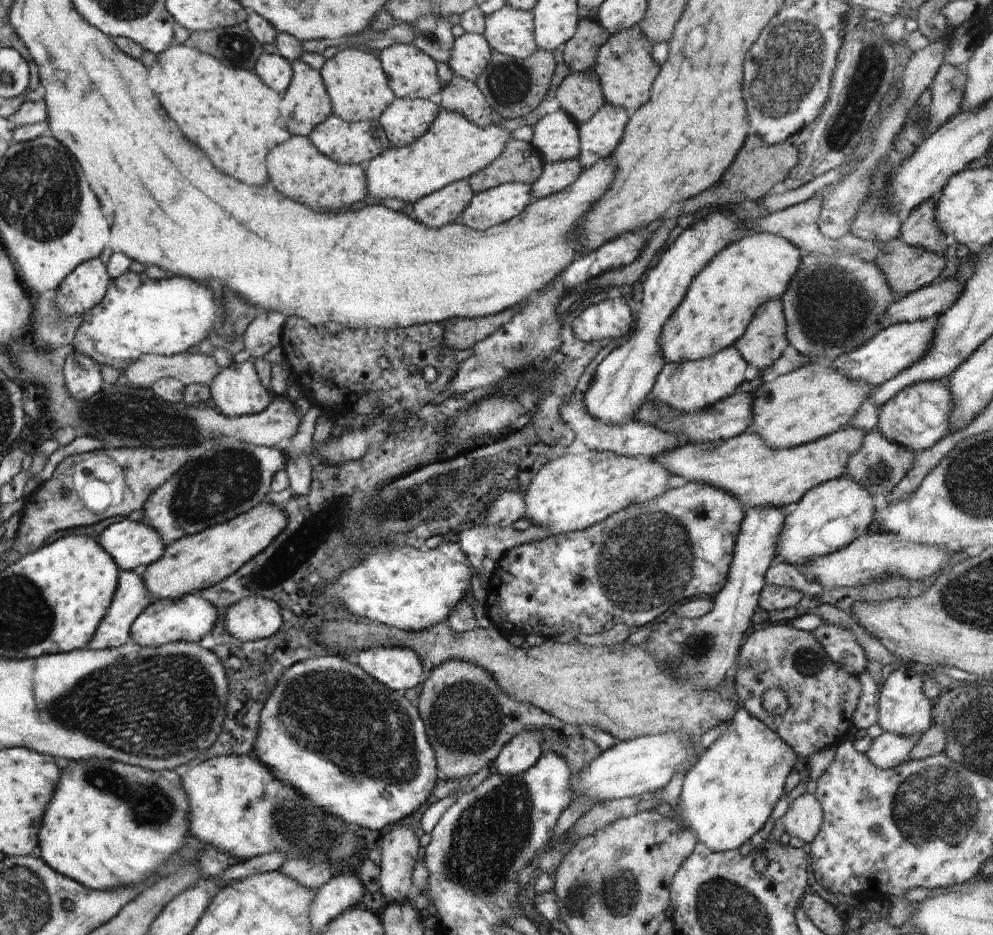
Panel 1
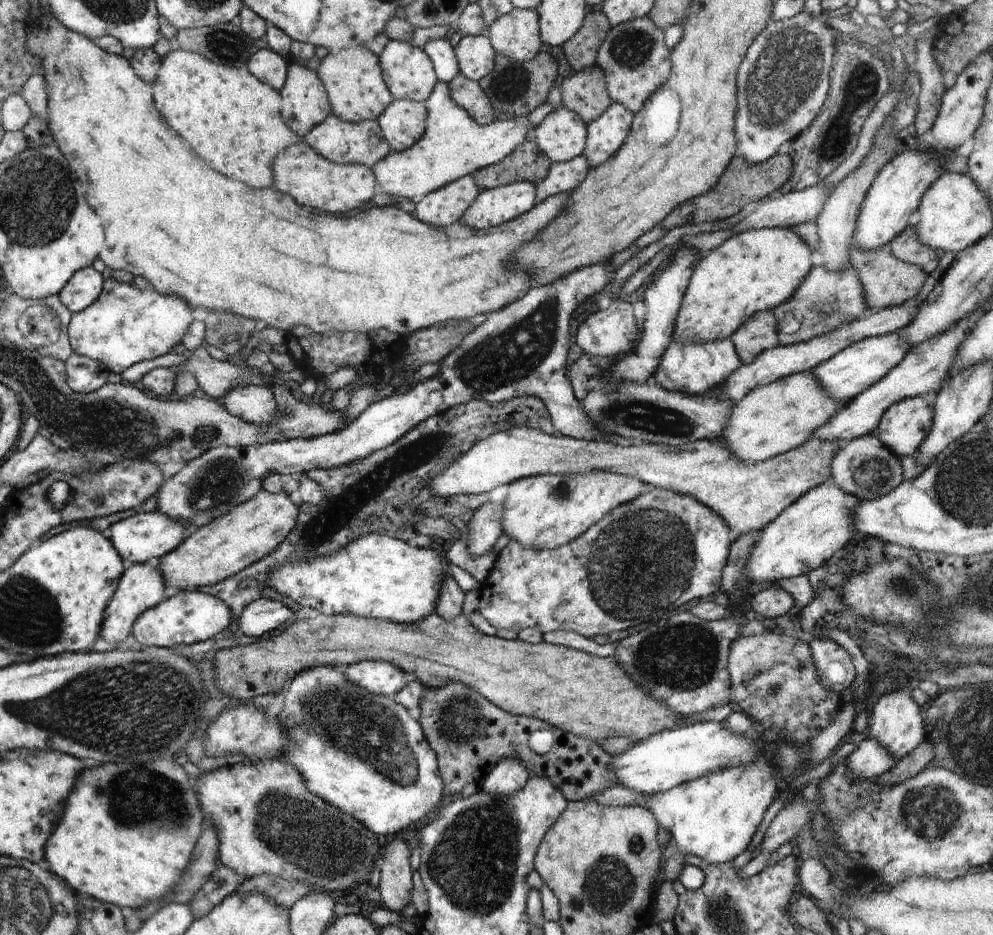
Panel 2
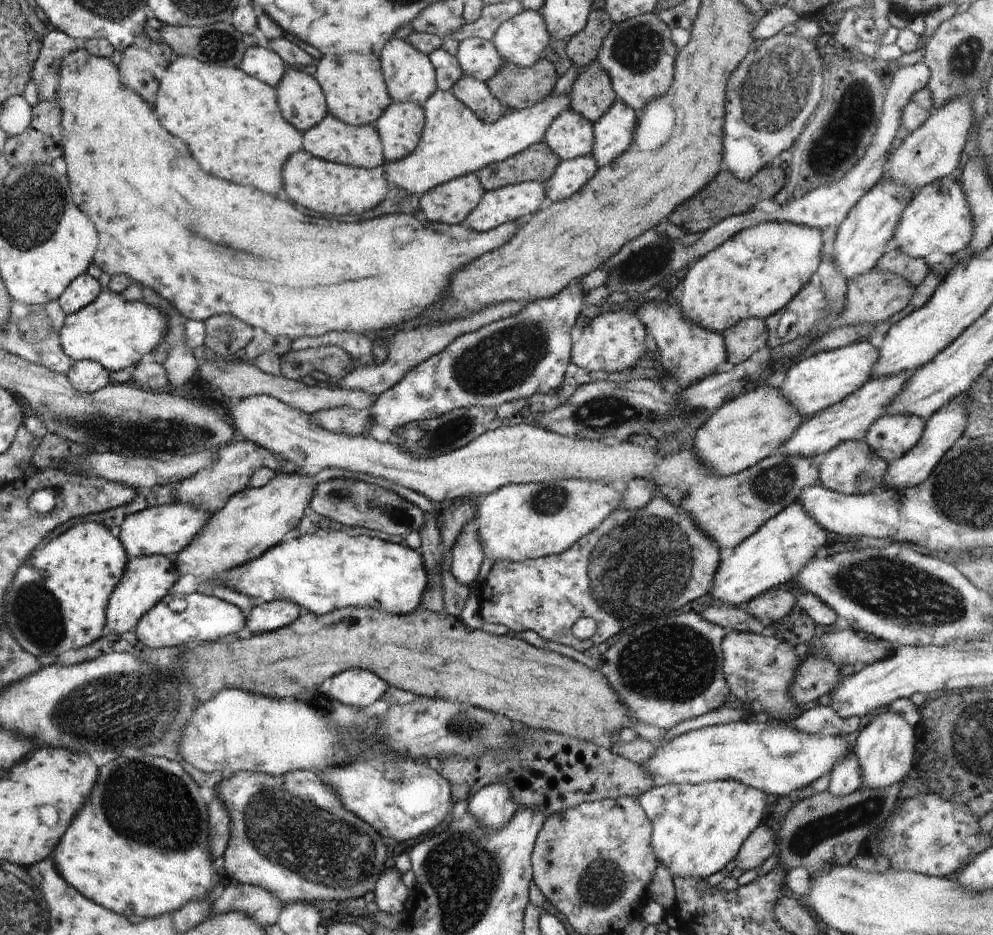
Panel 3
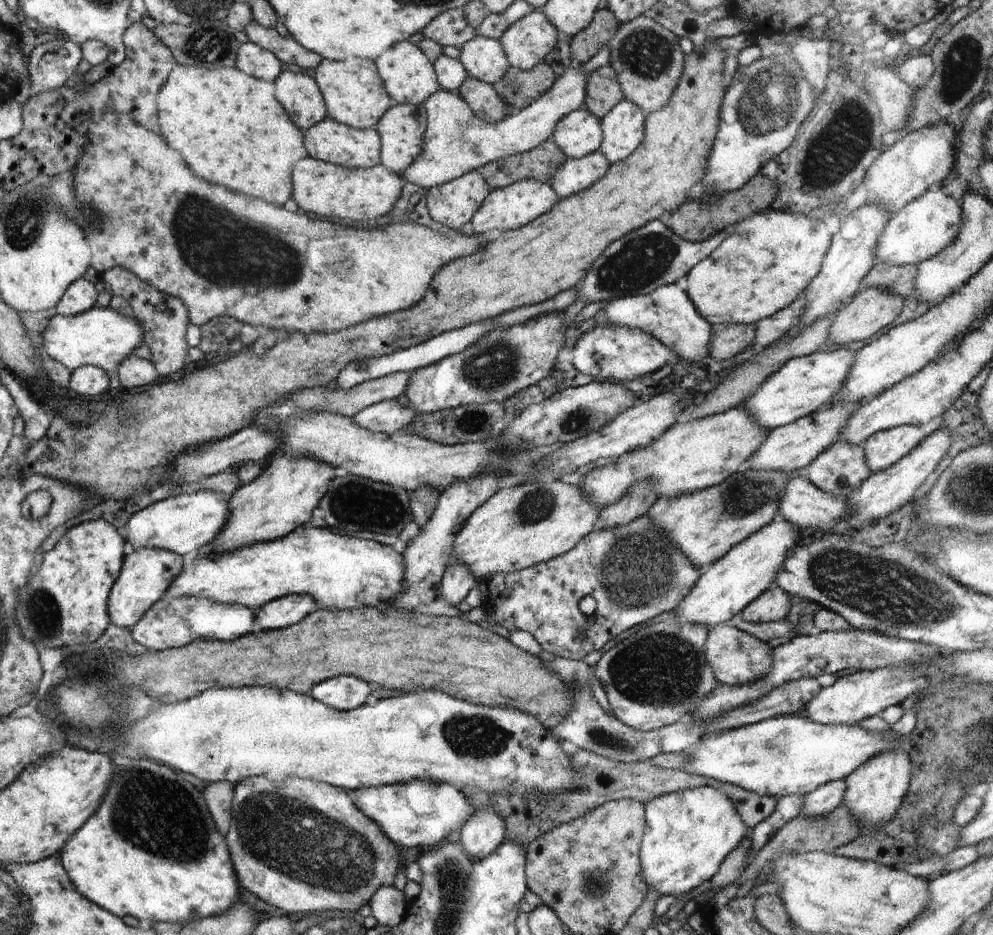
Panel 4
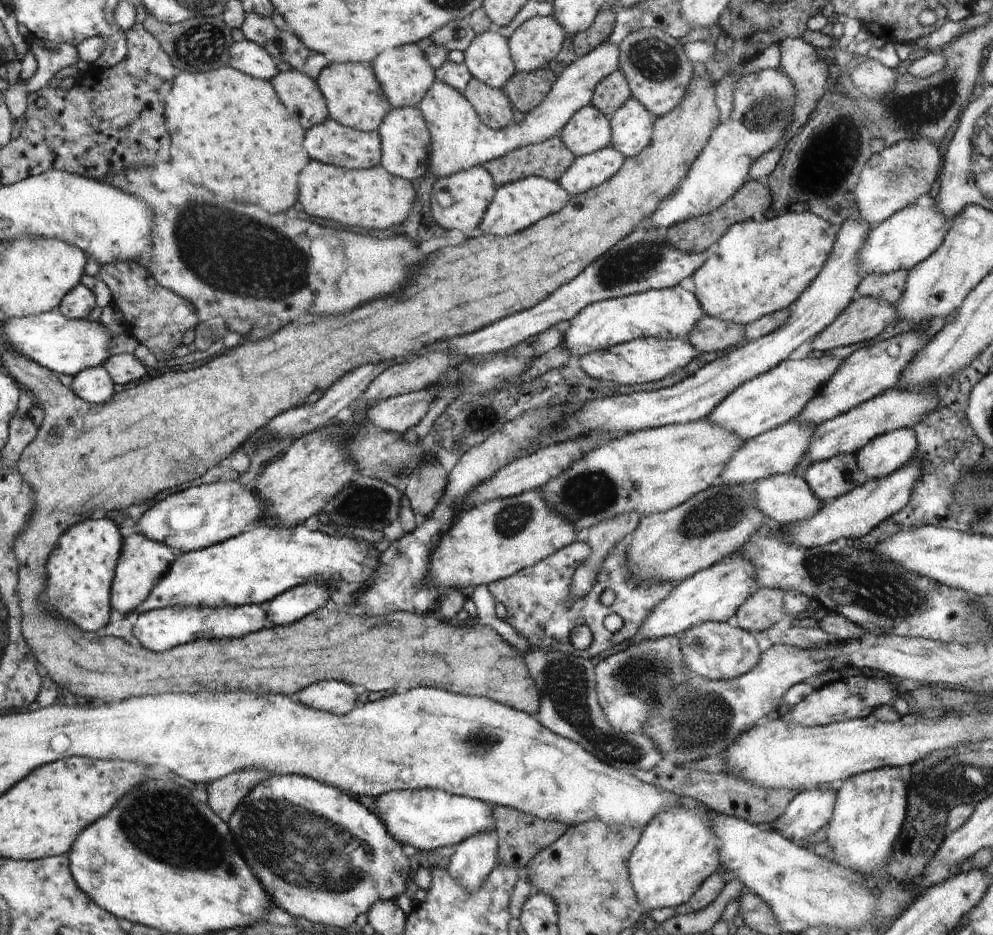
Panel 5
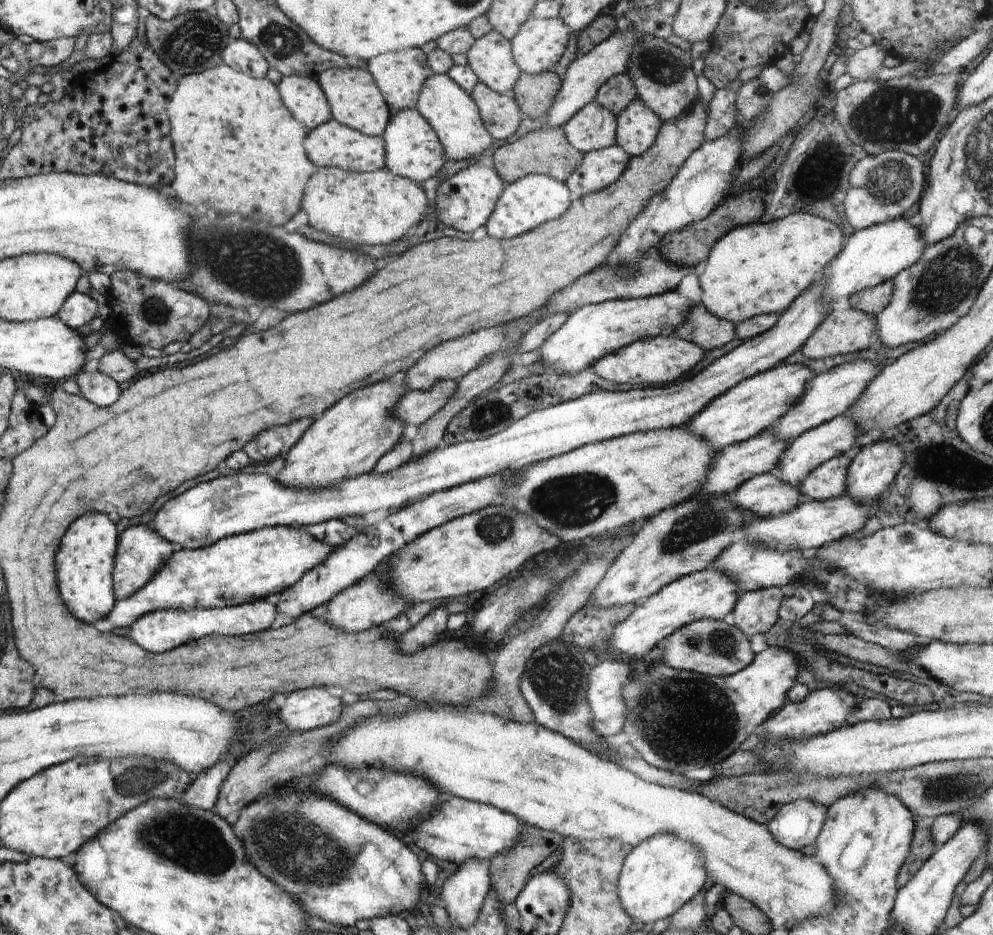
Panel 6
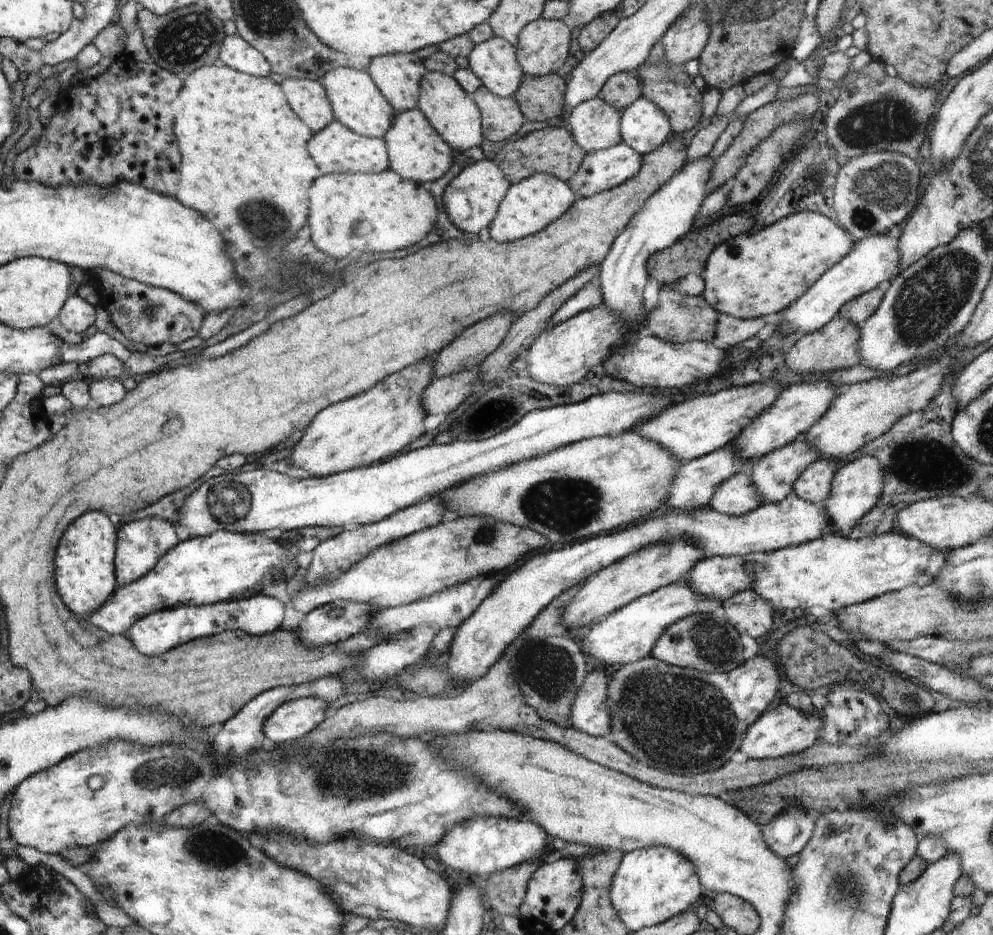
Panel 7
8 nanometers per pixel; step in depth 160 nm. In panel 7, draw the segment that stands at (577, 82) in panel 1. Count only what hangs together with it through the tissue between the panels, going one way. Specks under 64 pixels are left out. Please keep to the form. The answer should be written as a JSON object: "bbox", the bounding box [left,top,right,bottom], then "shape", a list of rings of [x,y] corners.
{"bbox":[599,71,642,112],"shape":[[[628,71],[613,74],[606,80],[599,96],[610,104],[613,109],[622,112],[642,96],[641,84],[636,72]]]}

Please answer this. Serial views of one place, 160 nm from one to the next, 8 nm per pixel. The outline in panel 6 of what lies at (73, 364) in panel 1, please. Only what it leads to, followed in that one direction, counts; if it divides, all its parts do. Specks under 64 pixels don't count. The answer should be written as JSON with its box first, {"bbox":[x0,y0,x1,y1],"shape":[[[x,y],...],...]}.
{"bbox":[75,366,121,407],"shape":[[[92,366],[85,367],[80,371],[75,381],[79,386],[80,395],[100,407],[114,404],[121,395],[116,380]]]}

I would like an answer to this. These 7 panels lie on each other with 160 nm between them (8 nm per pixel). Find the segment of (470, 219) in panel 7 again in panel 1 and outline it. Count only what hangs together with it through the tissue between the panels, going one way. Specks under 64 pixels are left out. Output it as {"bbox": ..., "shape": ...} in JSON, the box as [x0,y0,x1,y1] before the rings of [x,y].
{"bbox":[413,179,474,228],"shape":[[[469,179],[447,184],[439,191],[423,196],[413,203],[416,220],[430,228],[457,222],[474,195]]]}

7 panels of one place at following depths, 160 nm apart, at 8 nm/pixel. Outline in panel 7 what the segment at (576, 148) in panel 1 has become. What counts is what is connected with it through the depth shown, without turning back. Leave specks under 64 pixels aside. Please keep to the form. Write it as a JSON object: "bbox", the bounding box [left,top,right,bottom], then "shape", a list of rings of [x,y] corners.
{"bbox":[567,96,622,153],"shape":[[[600,96],[580,103],[567,116],[574,142],[587,153],[610,148],[622,141],[620,132],[621,112],[613,109]]]}

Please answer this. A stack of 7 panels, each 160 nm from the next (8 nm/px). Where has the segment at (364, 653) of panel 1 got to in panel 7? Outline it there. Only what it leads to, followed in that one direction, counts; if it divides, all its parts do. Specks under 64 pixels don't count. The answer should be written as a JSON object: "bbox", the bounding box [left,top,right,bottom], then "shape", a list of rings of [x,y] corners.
{"bbox":[263,697,329,747],"shape":[[[302,697],[281,704],[265,720],[263,733],[272,747],[292,744],[325,720],[329,704],[318,697]]]}

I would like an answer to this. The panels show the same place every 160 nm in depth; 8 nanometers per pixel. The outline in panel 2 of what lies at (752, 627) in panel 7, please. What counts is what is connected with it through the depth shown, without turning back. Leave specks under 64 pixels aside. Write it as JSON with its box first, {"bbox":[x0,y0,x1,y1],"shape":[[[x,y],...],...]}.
{"bbox":[750,584,795,618],"shape":[[[774,584],[768,588],[758,588],[752,597],[750,606],[766,618],[778,618],[785,615],[793,606],[795,600],[789,592]]]}

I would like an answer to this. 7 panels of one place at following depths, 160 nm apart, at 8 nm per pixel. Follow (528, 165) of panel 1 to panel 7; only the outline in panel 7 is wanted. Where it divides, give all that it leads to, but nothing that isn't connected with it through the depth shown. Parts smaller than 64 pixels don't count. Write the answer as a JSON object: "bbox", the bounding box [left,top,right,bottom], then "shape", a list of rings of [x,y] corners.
{"bbox":[493,127,587,184],"shape":[[[546,127],[506,143],[496,153],[493,161],[503,170],[510,184],[516,184],[536,172],[568,182],[575,175],[586,154],[587,152],[574,142],[570,131],[564,127]]]}

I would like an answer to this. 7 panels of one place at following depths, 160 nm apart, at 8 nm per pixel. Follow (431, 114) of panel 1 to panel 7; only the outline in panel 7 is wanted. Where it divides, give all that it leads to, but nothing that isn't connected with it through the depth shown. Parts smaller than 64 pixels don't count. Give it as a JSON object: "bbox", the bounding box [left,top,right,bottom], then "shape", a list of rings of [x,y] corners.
{"bbox":[383,108,453,184],"shape":[[[416,108],[396,113],[392,126],[383,136],[387,146],[389,168],[402,178],[422,184],[438,180],[453,161],[453,148],[434,130],[424,113]]]}

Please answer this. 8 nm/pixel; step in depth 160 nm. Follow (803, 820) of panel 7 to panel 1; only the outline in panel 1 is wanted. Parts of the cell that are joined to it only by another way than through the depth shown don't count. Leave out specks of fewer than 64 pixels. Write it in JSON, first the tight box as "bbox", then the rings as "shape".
{"bbox":[865,732,921,769],"shape":[[[885,732],[873,740],[872,746],[865,755],[873,765],[881,769],[889,769],[909,760],[910,751],[920,737],[921,734],[906,736]]]}

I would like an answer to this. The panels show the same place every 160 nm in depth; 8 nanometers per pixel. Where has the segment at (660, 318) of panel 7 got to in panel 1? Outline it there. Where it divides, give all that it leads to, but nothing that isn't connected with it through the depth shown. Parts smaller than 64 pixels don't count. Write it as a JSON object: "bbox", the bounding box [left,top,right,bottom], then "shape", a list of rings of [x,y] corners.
{"bbox":[734,299,789,371],"shape":[[[770,299],[757,308],[746,332],[734,345],[747,364],[762,371],[772,366],[789,345],[786,333],[782,301]]]}

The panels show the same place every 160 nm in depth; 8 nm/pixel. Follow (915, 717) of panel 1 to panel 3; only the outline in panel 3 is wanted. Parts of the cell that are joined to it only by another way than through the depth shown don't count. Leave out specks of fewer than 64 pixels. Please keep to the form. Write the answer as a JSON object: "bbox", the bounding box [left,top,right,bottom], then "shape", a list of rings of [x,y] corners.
{"bbox":[853,709,915,790],"shape":[[[888,709],[877,715],[859,732],[853,748],[861,766],[862,787],[880,790],[904,780],[914,764],[915,744],[913,726],[904,719],[903,714]]]}

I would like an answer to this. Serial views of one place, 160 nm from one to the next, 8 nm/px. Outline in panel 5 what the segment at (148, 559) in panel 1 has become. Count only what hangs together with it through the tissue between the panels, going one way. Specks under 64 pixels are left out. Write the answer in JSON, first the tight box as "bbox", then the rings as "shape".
{"bbox":[137,481,266,553],"shape":[[[217,481],[186,488],[160,500],[138,519],[137,525],[145,537],[168,545],[180,553],[199,551],[223,543],[240,530],[264,516],[266,505],[254,490],[236,481]]]}

